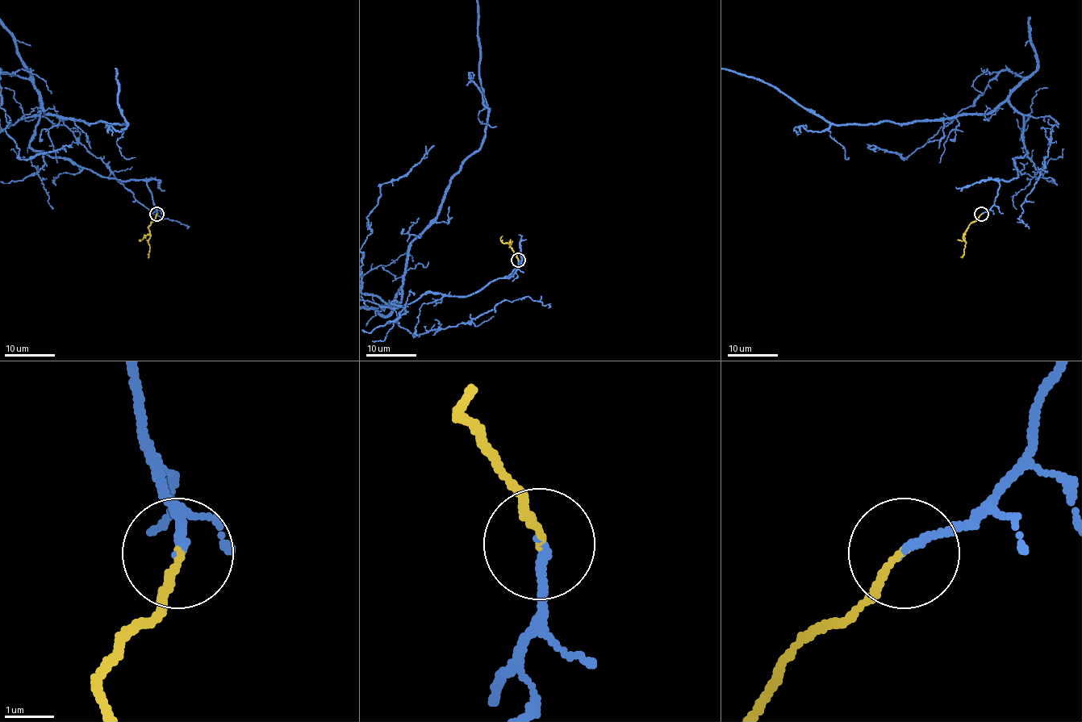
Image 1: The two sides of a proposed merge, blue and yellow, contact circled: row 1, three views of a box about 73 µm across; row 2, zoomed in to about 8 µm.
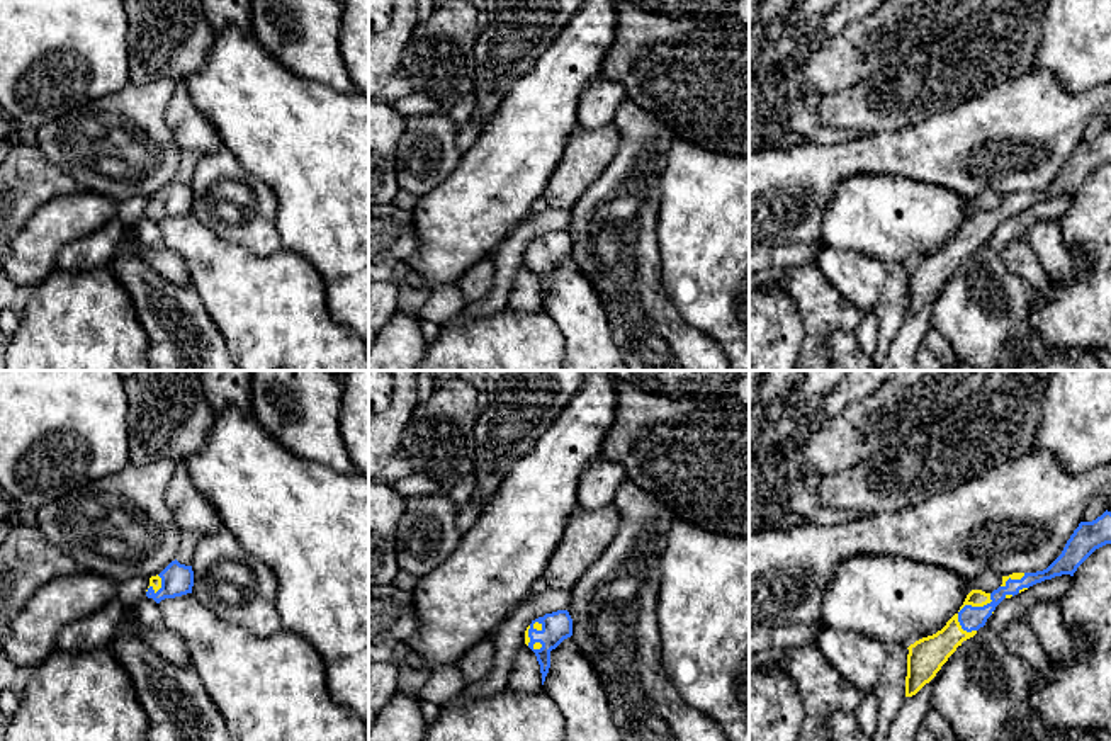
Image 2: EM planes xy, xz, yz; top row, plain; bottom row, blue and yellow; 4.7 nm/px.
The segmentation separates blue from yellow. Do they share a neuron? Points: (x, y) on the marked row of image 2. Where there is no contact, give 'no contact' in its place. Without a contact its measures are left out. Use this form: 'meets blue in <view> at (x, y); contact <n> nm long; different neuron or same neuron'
meets blue in yz at (969, 605); contact 220 nm long; same neuron

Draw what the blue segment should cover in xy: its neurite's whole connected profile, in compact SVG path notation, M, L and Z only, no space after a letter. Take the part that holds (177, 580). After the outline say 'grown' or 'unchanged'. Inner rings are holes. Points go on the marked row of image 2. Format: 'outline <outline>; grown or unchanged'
outline M172 561L160 574L149 578L146 597L160 603L165 598L175 598L192 593L194 571L192 566Z; grown

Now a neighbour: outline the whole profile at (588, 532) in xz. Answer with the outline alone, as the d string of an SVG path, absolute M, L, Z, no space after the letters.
M613 505L593 510L576 506L547 563L540 586L571 591L583 573L608 549L618 529L620 515Z

